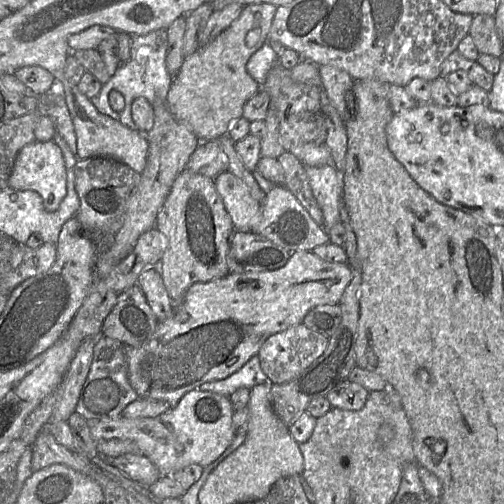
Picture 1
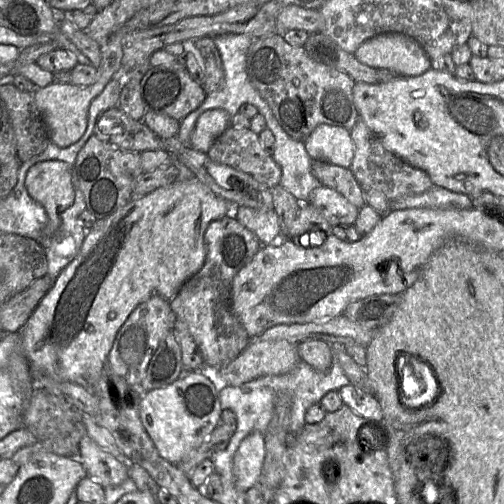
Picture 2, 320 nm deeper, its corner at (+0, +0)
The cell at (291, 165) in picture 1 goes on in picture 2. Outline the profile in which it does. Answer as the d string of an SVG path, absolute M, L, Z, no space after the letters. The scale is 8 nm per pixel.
M315 160L311 172L321 186L334 189L359 209L365 205L362 187L349 168Z

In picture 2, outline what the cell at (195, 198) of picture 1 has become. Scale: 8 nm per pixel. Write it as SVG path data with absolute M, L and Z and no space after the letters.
M233 214L212 221L204 234L204 243L206 258L202 268L183 284L169 303L176 319L185 323L201 351L205 368L201 370L216 370L236 359L251 341L231 310L231 285L234 276L263 245Z

